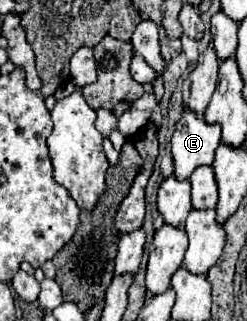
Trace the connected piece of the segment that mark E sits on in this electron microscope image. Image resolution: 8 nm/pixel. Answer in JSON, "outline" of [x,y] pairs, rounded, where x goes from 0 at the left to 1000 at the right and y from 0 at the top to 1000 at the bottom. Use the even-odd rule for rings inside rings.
{"outline":[[[749,343],[692,430],[700,548],[717,561],[757,561],[798,517],[854,517],[879,449],[895,449],[895,399]]]}

